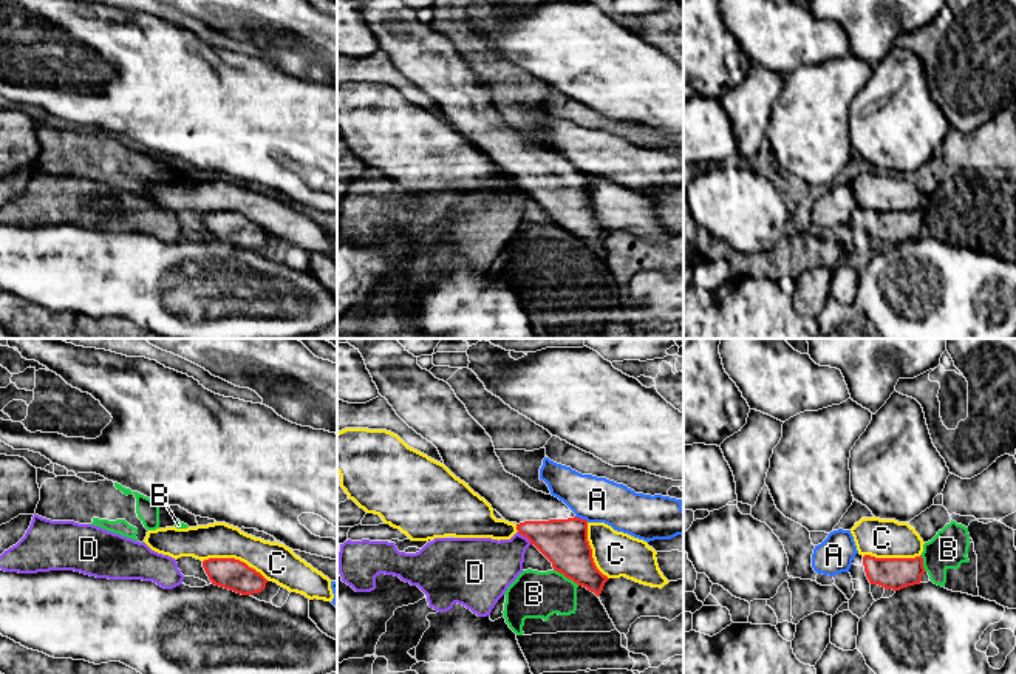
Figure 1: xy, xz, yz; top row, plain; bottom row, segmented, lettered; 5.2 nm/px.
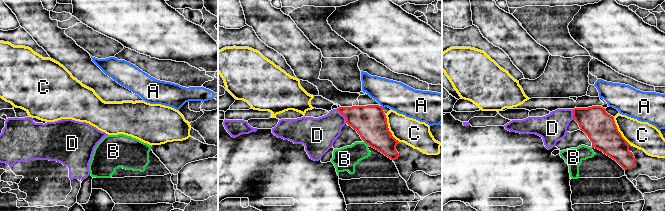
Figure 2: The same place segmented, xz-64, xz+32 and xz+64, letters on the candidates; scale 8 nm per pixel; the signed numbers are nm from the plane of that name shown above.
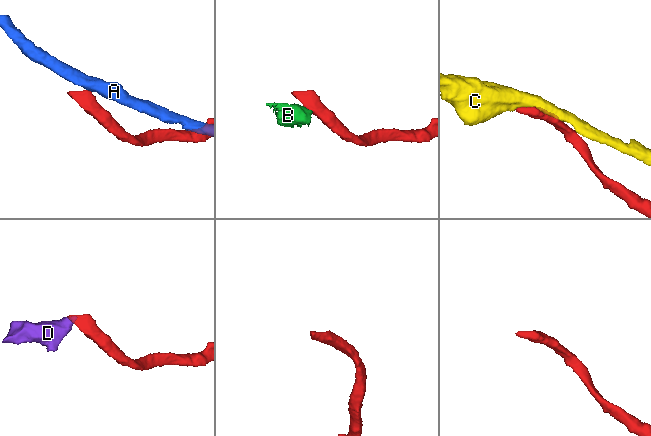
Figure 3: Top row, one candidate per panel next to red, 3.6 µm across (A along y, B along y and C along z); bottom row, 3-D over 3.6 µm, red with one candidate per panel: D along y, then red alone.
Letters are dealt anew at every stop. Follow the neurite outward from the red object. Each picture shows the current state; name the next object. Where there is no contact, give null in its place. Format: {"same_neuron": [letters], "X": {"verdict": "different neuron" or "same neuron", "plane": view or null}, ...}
{"same_neuron": [], "A": {"verdict": "different neuron", "plane": "xz"}, "B": {"verdict": "different neuron", "plane": "xz"}, "C": {"verdict": "different neuron", "plane": "xy"}, "D": {"verdict": "different neuron", "plane": "xz"}}

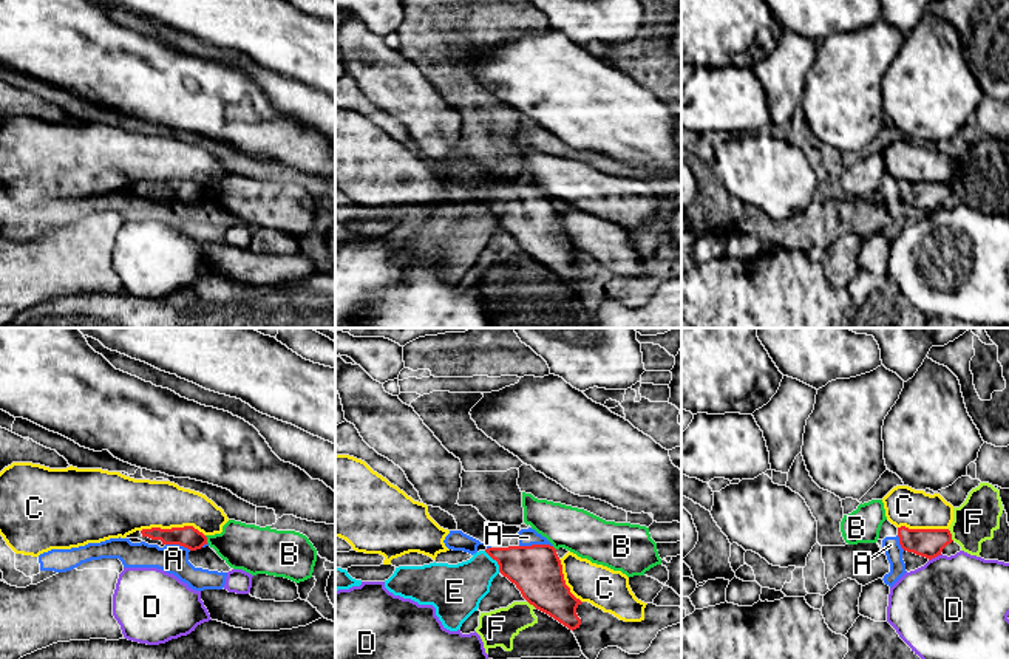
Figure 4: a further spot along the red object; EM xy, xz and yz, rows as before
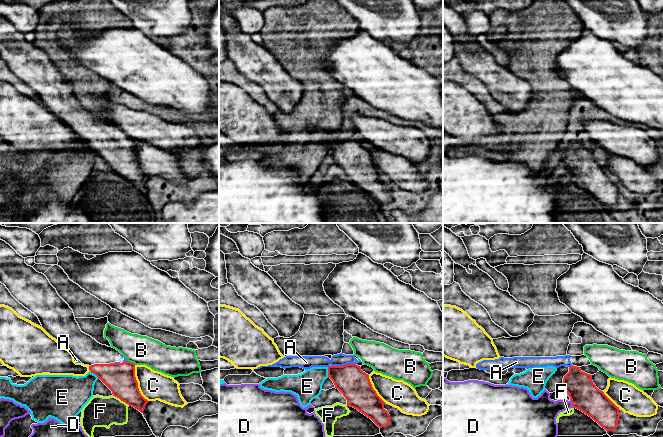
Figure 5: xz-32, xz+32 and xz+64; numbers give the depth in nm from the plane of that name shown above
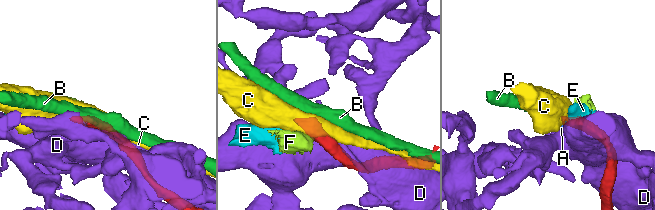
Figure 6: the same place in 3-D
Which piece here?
{"same_neuron": [], "A": {"verdict": "different neuron", "plane": "xz"}, "B": {"verdict": "different neuron", "plane": "xy"}, "C": {"verdict": "different neuron", "plane": "xy"}, "D": {"verdict": "different neuron", "plane": "yz"}, "E": {"verdict": "different neuron", "plane": "xz"}, "F": {"verdict": "different neuron", "plane": "yz"}}

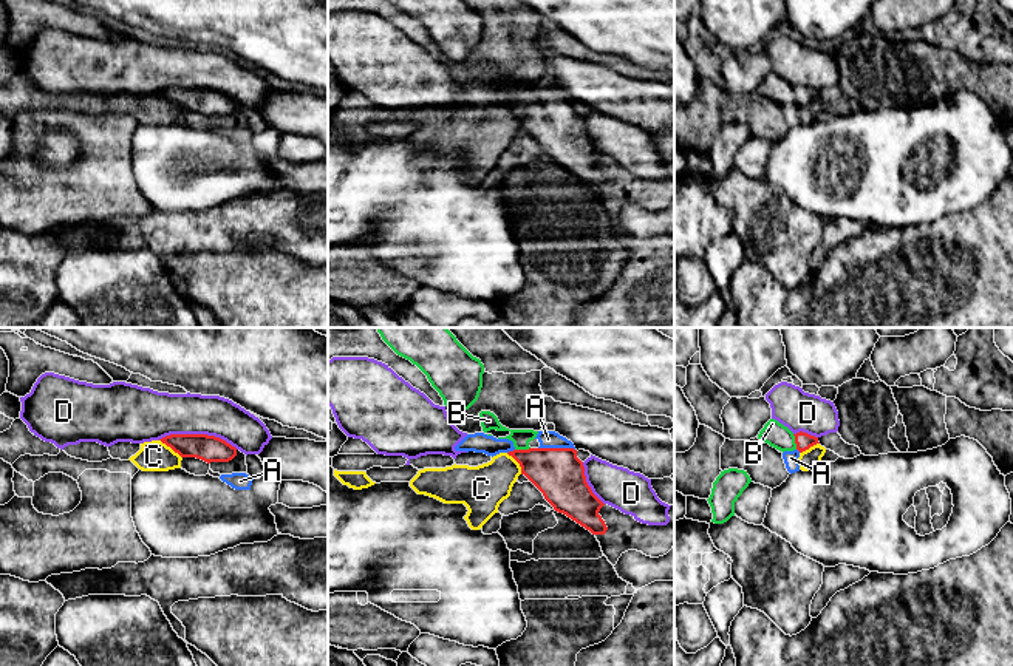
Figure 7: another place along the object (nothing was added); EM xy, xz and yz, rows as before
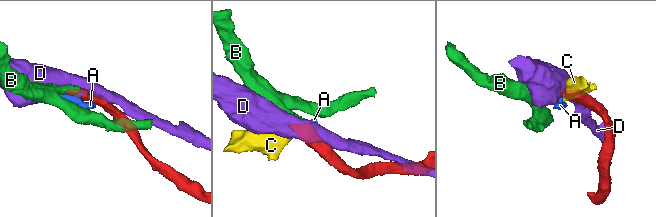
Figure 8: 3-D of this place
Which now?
{"same_neuron": ["B"], "A": {"verdict": "different neuron", "plane": "xz"}, "B": {"verdict": "same neuron", "plane": "xz"}, "C": {"verdict": "different neuron", "plane": "xy"}, "D": {"verdict": "different neuron", "plane": "xy"}}

